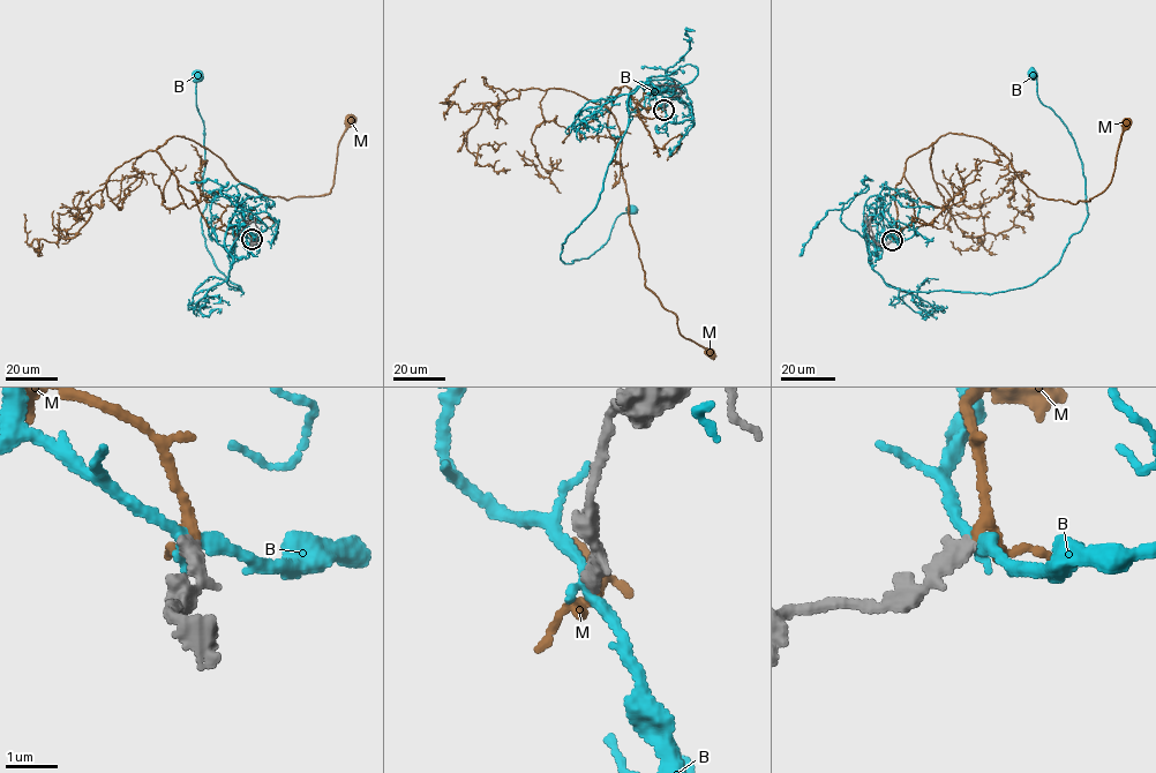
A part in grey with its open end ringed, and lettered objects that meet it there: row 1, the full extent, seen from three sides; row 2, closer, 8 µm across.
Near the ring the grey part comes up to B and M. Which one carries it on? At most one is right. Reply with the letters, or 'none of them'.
M

